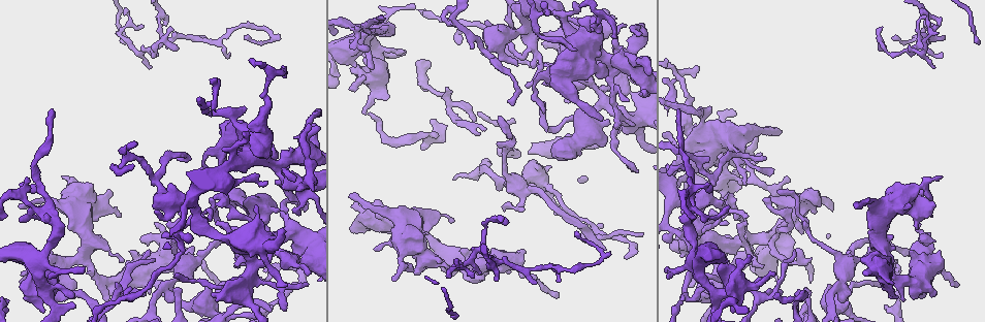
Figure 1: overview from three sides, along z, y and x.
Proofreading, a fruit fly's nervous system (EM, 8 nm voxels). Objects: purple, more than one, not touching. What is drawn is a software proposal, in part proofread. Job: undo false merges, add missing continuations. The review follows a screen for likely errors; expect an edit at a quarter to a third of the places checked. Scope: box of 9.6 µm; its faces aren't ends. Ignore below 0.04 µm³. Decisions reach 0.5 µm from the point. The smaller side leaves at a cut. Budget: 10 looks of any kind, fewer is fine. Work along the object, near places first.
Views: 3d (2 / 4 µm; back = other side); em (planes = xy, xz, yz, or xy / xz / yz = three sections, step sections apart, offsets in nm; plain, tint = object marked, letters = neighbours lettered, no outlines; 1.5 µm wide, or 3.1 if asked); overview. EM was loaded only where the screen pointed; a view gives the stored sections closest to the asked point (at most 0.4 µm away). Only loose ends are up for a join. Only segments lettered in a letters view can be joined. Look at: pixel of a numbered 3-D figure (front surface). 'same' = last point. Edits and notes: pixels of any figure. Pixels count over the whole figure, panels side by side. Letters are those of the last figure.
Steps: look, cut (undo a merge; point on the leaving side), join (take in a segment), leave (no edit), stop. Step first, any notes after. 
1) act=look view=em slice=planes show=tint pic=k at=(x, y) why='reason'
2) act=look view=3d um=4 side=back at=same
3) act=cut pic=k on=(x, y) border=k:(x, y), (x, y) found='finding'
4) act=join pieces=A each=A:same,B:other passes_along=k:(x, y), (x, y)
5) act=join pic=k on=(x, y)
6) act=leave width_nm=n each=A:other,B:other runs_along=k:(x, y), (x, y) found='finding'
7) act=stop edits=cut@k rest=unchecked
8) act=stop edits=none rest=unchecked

act=look view=em slice=xy step=8 show=letters pic=1 at=(245, 37) why='thin end'

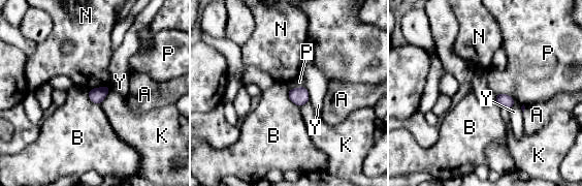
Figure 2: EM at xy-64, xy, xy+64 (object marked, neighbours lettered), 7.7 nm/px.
act=look view=em slice=planes show=letters at=same

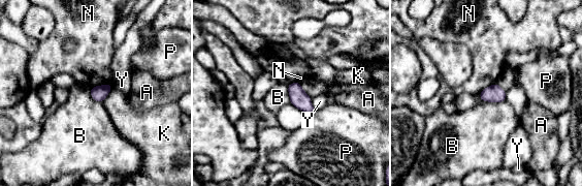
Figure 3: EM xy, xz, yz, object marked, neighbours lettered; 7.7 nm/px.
act=leave width_nm=120 each=A:other,B:other,K:other,N:other,P:other,Y:other border=3:(481, 99), (505, 101) found='none of them fits'

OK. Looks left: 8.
act=look view=em slice=planes show=letters pic=1 at=(605, 75) why='thick end'

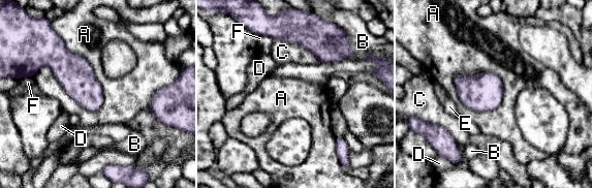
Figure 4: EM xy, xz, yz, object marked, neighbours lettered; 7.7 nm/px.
act=leave each=A:other,B:other,C:other,D:other,E:other,F:other found='no lettered segment goes on from it'

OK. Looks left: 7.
act=look view=em slice=planes show=letters pic=1 at=(849, 303) why='an open end'

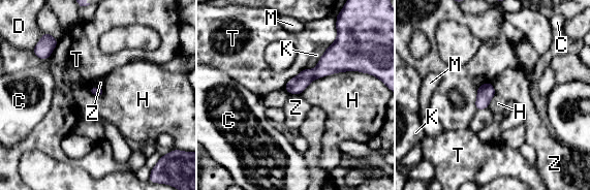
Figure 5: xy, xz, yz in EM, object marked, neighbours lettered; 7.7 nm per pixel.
act=leave each=C:other,D:other,H:other,K:other,M:other,T:other,Z:other border=5:(365, 72), (333, 72), (299, 94) found='none of them fits'

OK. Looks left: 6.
act=look view=em slice=planes show=letters pic=1 at=(84, 262) why='three arms meet'

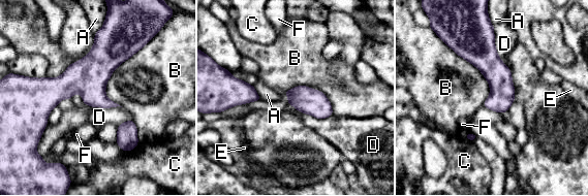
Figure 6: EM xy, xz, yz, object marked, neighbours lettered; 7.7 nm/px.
act=leave each=A:other,B:other,C:other,D:other,E:other,F:other border=6:(146, 44), (107, 80), (120, 106) found='one neuron here'

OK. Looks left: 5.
act=stop edits=none rest=unchecked

